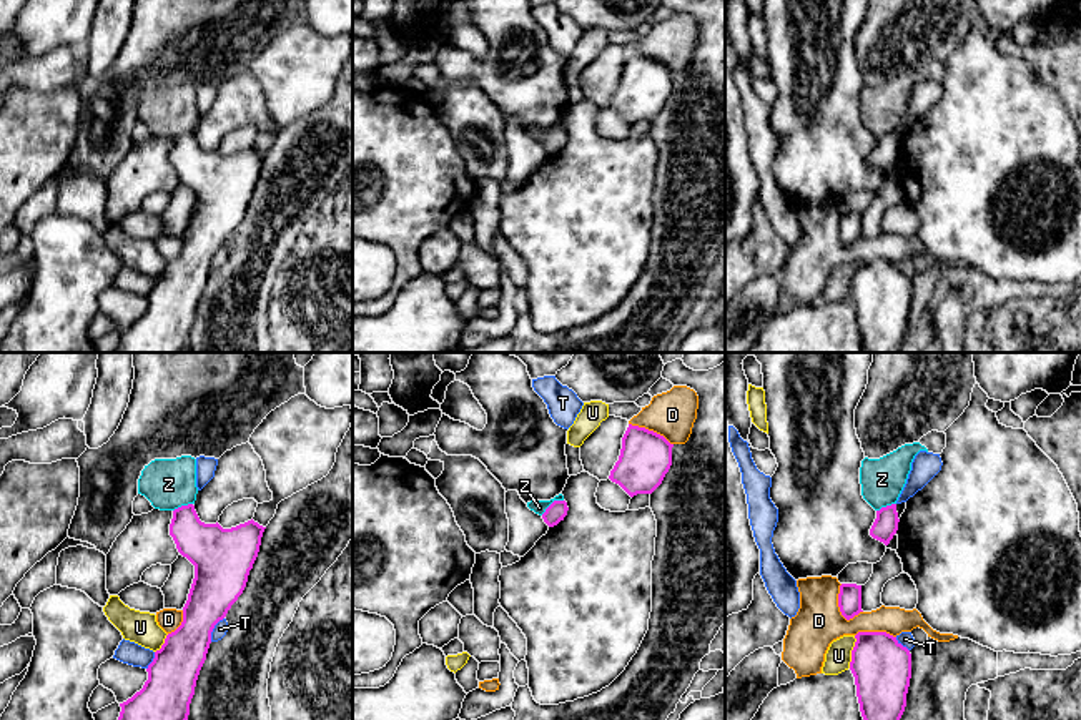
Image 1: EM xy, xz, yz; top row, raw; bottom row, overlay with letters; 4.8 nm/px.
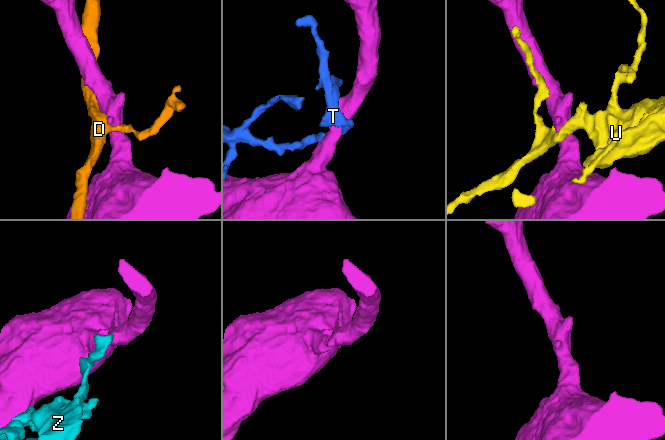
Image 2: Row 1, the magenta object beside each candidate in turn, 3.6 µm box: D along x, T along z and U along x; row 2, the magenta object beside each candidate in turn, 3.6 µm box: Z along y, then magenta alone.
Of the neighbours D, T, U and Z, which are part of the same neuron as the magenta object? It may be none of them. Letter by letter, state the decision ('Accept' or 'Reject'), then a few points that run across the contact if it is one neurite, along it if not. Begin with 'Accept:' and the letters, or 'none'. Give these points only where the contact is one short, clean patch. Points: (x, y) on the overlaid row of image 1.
Accept: none
D: Reject
T: Reject
U: Reject. Line: yz (855, 636), (849, 667)
Z: Reject. Line: xz (562, 499), (556, 499), (541, 514)

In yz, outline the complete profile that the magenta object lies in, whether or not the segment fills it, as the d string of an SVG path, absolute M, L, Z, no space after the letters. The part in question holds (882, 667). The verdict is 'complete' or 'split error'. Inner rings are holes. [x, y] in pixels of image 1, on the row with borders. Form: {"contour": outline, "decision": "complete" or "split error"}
{"contour": "M858 632L850 670L863 720L900 720L911 678L911 653L886 632Z", "decision": "complete"}

